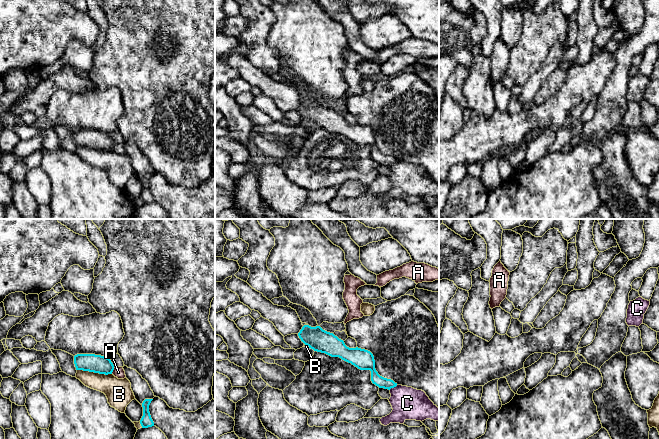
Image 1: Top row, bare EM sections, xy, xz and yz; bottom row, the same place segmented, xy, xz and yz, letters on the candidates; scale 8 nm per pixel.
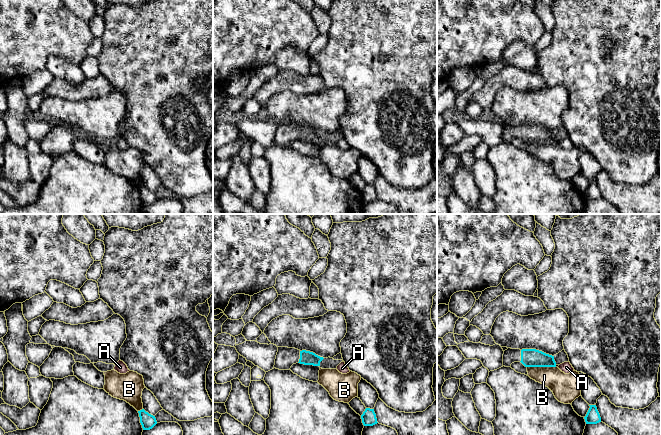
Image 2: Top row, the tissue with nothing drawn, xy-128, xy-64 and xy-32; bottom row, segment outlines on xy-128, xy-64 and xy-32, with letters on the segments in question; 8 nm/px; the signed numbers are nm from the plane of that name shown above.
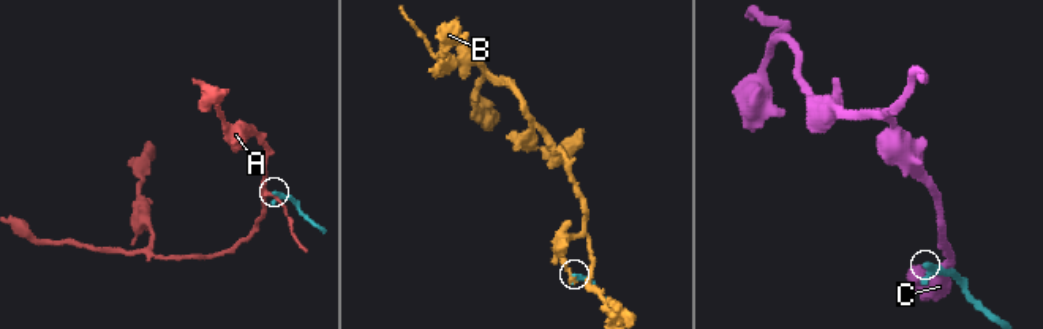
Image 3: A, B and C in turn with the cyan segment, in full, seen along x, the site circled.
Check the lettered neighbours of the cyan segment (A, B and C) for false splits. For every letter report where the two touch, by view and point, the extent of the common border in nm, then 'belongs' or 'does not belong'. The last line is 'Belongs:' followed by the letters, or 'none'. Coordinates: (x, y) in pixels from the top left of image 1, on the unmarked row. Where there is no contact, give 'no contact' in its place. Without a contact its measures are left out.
A: meets cyan in xy at (112, 147); contact 50 nm long; does not belong
B: meets cyan in xy at (94, 148); contact 280 nm long; does not belong
C: meets cyan in xz at (393, 163); contact 80 nm long; does not belong
Belongs: none

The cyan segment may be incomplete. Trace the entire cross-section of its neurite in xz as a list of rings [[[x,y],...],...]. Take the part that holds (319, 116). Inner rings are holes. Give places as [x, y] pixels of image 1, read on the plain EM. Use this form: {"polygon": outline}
{"polygon": [[[216,33],[215,57],[223,58],[230,53],[231,55],[226,60],[227,65],[236,69],[241,79],[251,86],[258,87],[263,94],[272,98],[284,113],[297,110],[301,117],[314,127],[325,129],[331,133],[339,133],[360,146],[370,146],[372,159],[379,164],[390,166],[397,162],[393,156],[378,150],[375,145],[374,132],[370,127],[358,123],[349,124],[343,116],[333,109],[323,106],[320,102],[303,102],[296,86],[288,82],[274,81],[247,58],[237,54],[235,50],[239,45],[237,37]]]}

